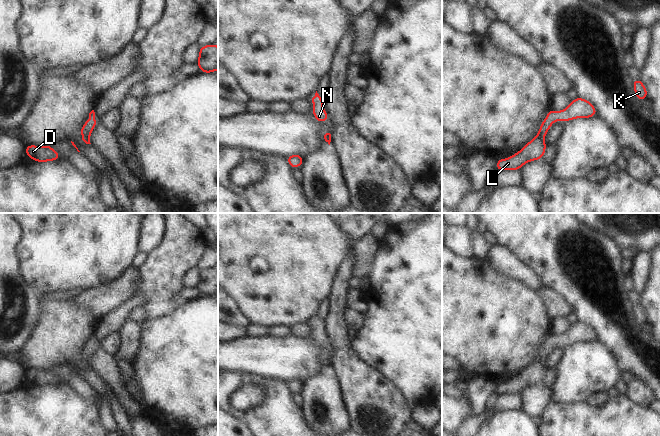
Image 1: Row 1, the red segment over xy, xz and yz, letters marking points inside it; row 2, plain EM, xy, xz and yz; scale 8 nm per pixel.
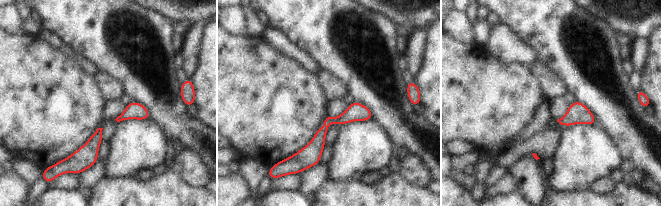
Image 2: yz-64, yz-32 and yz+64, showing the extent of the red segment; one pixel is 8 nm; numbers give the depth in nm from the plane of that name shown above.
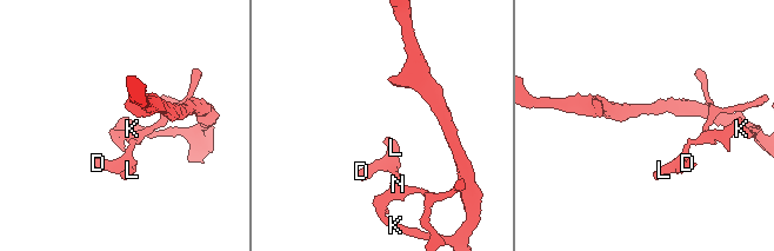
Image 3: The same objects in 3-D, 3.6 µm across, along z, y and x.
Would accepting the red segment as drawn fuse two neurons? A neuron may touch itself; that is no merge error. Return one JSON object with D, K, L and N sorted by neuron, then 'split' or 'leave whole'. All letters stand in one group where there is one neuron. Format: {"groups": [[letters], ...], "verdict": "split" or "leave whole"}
{"groups": [["D", "K", "L", "N"]], "verdict": "leave whole"}

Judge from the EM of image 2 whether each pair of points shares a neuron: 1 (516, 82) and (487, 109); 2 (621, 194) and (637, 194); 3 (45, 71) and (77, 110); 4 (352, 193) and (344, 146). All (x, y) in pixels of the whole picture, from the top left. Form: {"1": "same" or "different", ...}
{"1": "same", "2": "same", "3": "same", "4": "different"}

